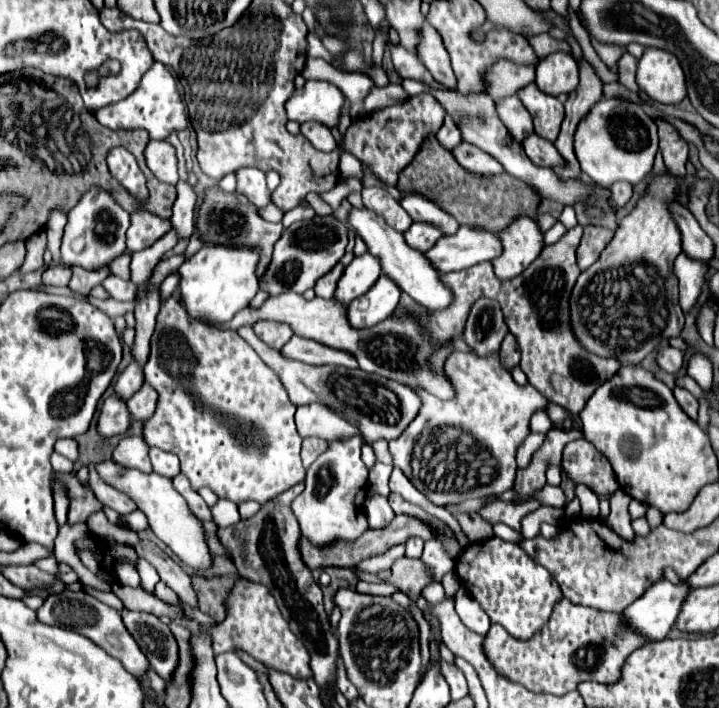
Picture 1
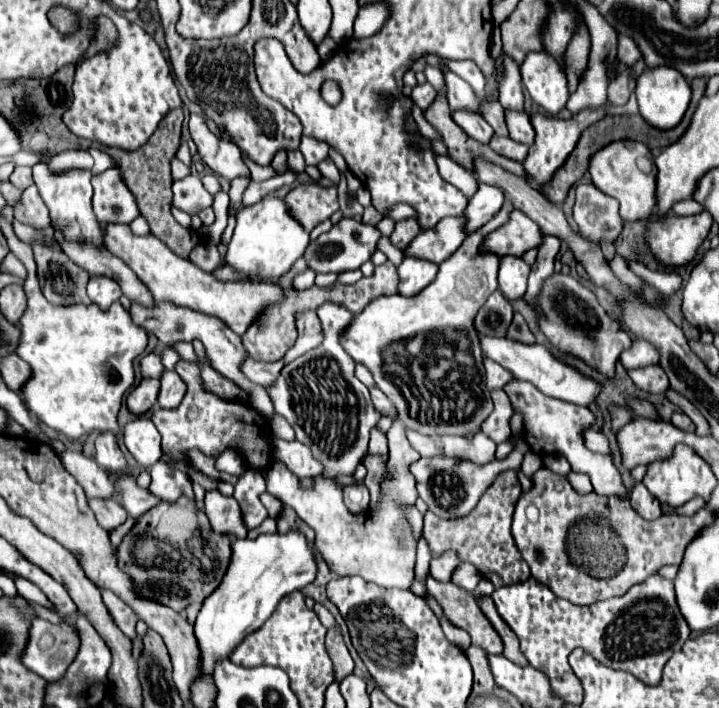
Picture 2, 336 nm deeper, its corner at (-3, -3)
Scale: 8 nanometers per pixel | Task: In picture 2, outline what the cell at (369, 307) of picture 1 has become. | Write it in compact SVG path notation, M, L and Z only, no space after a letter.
M403 259L403 263L397 267L397 273L399 273L397 285L399 295L413 297L435 279L437 265L427 263L423 259Z

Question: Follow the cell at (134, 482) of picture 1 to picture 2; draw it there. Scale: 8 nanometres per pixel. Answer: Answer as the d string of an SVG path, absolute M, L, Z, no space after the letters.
M101 433L97 439L95 439L95 449L97 449L97 455L95 455L95 461L107 471L107 473L123 473L127 469L127 463L125 463L125 457L115 441L113 435L107 435L107 433Z

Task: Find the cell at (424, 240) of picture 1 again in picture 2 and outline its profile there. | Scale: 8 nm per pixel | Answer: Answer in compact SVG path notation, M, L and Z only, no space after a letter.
M479 185L475 195L469 199L463 217L465 217L465 231L473 233L481 229L487 221L495 217L495 213L503 205L503 193L491 185Z

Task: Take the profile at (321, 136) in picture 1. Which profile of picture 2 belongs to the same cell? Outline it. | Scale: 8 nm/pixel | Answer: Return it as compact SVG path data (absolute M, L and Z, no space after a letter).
M305 135L301 137L299 149L301 149L307 165L319 165L329 153L329 145L327 143L323 143L319 139L313 139L313 137L305 137Z

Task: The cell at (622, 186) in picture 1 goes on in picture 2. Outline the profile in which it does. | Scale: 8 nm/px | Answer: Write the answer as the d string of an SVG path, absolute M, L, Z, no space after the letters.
M581 183L577 187L573 217L579 225L579 233L597 245L601 245L601 241L613 243L623 231L617 199L601 193L593 183Z

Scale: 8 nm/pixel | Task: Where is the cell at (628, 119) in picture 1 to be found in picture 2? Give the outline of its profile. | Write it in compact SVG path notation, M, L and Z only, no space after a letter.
M631 139L611 141L603 149L599 149L595 155L591 155L589 173L591 173L593 185L599 191L603 191L603 193L607 193L619 201L619 213L625 221L643 219L655 207L655 173L657 173L657 167L653 165L653 155L645 143L631 141Z

